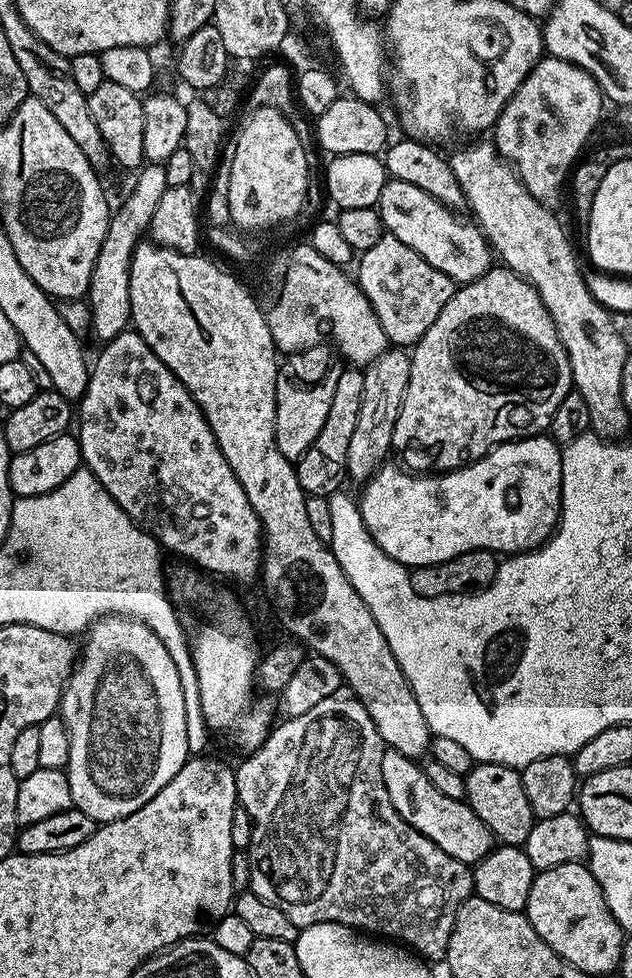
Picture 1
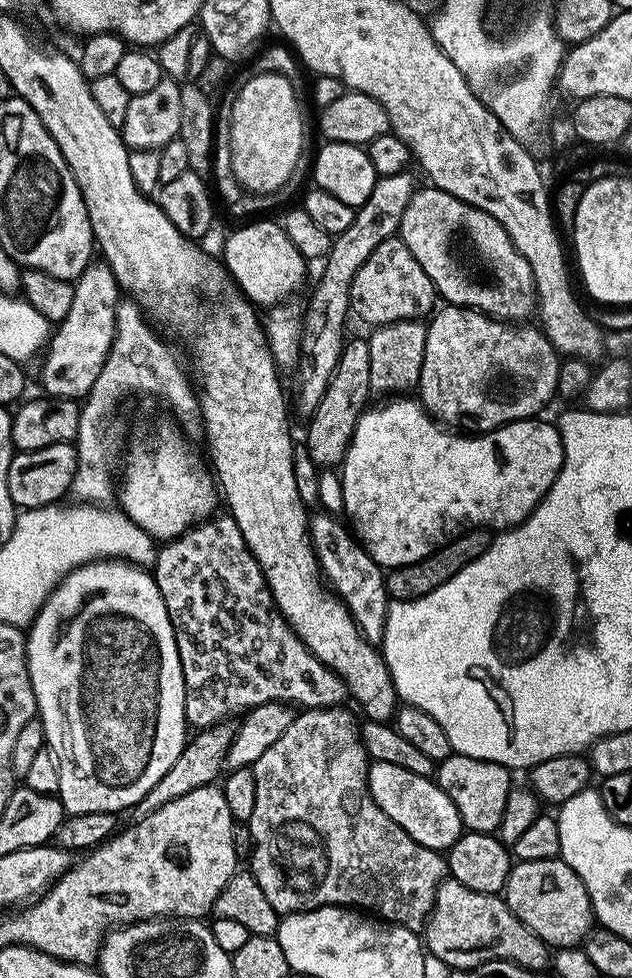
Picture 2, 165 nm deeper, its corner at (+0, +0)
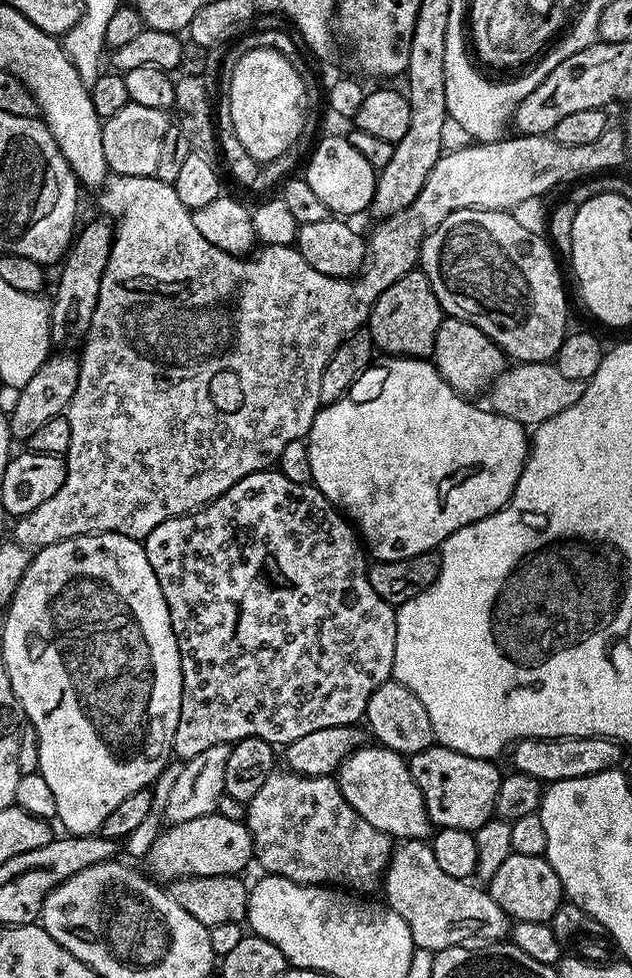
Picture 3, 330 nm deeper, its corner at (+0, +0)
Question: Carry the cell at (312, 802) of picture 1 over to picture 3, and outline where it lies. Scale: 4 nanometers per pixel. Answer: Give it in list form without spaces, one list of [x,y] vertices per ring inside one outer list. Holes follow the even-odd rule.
[[[273,770],[270,778],[262,782],[262,790],[246,804],[246,823],[252,835],[255,863],[260,863],[267,875],[290,878],[290,882],[335,886],[356,894],[372,894],[375,888],[377,891],[394,851],[393,837],[370,826],[370,822],[346,802],[339,783],[332,776],[297,776],[283,771]]]

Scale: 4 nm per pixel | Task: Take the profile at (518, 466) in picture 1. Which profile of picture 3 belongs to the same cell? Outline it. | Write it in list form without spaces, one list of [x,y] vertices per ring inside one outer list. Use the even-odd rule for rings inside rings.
[[[393,356],[384,358],[381,364],[373,362],[350,386],[350,390],[345,396],[338,398],[332,404],[323,405],[316,413],[312,429],[308,431],[306,437],[310,450],[312,483],[331,504],[336,505],[341,513],[355,525],[367,551],[371,555],[373,552],[373,557],[376,560],[410,558],[414,554],[439,549],[444,540],[450,538],[450,534],[454,534],[465,528],[466,525],[478,522],[507,506],[508,499],[514,494],[514,490],[518,486],[518,478],[522,474],[524,464],[528,461],[530,436],[525,425],[514,422],[514,418],[499,416],[498,413],[487,407],[484,408],[479,408],[476,402],[473,402],[469,397],[455,392],[442,378],[442,374],[436,369],[436,365],[431,359],[415,356]]]

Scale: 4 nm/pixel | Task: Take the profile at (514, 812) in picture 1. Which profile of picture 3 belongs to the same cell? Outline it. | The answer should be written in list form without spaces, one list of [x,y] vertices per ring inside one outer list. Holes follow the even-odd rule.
[[[443,746],[427,748],[408,760],[408,769],[422,794],[433,825],[437,829],[457,828],[471,833],[493,819],[494,798],[502,779],[502,772],[494,765],[492,760],[474,758]]]

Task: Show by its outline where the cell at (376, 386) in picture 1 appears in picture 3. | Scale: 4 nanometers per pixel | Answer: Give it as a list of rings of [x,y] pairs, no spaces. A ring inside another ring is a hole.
[[[413,270],[398,278],[385,290],[368,316],[366,331],[372,336],[372,343],[389,357],[432,356],[438,326],[446,319],[446,313],[440,309],[438,298],[422,270]]]

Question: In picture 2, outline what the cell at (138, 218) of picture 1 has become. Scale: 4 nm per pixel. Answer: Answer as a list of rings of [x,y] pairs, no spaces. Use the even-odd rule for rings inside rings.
[[[93,262],[74,281],[74,302],[70,314],[55,325],[43,353],[44,365],[40,368],[40,384],[49,397],[57,400],[75,400],[87,397],[88,392],[98,382],[102,366],[110,354],[112,339],[116,333],[116,306],[122,299],[122,289],[110,266],[103,262]]]

